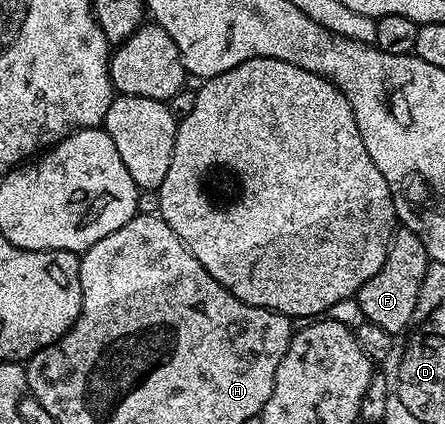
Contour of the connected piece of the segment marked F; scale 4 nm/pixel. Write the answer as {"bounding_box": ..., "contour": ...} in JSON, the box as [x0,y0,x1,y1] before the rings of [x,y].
{"bounding_box":[354,226,429,334],"contour":[[[403,226],[397,227],[392,234],[392,245],[388,248],[386,262],[382,262],[382,270],[378,270],[370,282],[362,285],[354,297],[365,321],[374,326],[382,326],[382,330],[393,334],[399,334],[407,324],[411,325],[414,306],[418,306],[418,290],[422,287],[429,259],[426,246],[418,234]]]}

